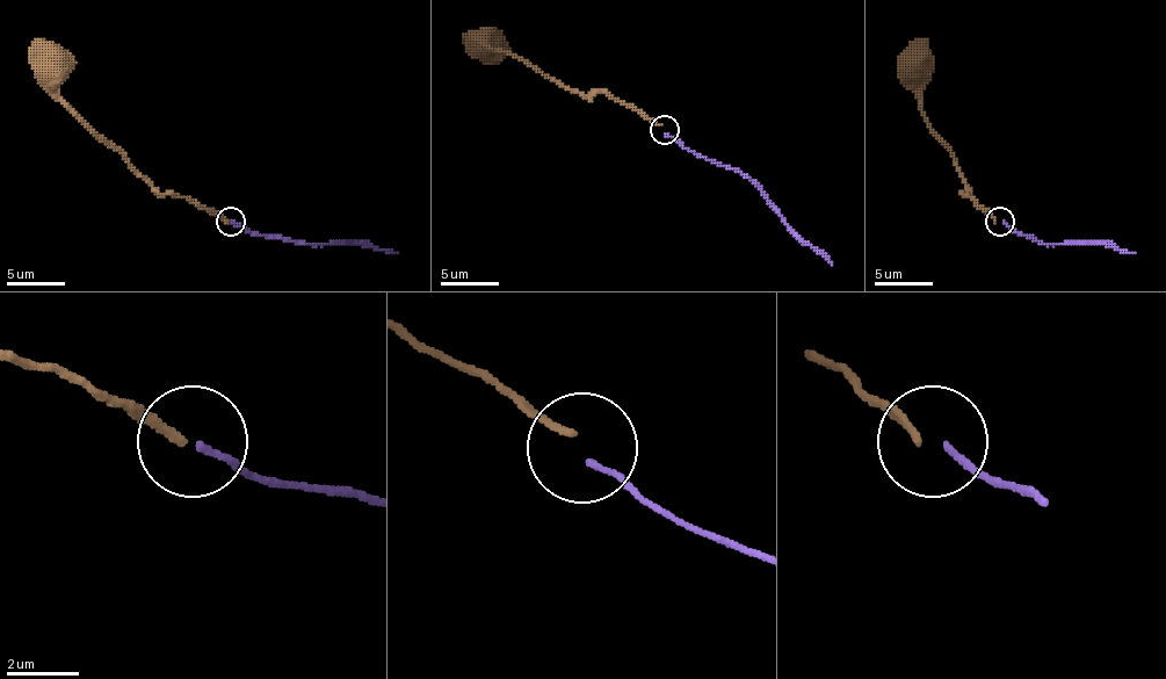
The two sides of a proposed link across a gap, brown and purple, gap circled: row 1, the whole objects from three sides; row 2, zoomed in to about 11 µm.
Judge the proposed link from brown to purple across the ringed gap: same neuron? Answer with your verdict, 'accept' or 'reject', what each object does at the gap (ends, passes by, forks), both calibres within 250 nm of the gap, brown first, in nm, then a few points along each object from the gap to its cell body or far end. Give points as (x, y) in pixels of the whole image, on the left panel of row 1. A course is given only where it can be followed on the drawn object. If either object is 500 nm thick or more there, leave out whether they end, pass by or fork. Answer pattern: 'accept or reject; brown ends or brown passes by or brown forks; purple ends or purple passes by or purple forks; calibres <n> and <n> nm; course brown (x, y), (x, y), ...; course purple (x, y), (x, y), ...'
accept; brown ends; purple ends; calibres 220 and 170 nm; course brown (227, 221), (185, 197), (161, 194), (35, 69), (35, 40); course purple (231, 221), (258, 235), (304, 244), (368, 244), (397, 252)

